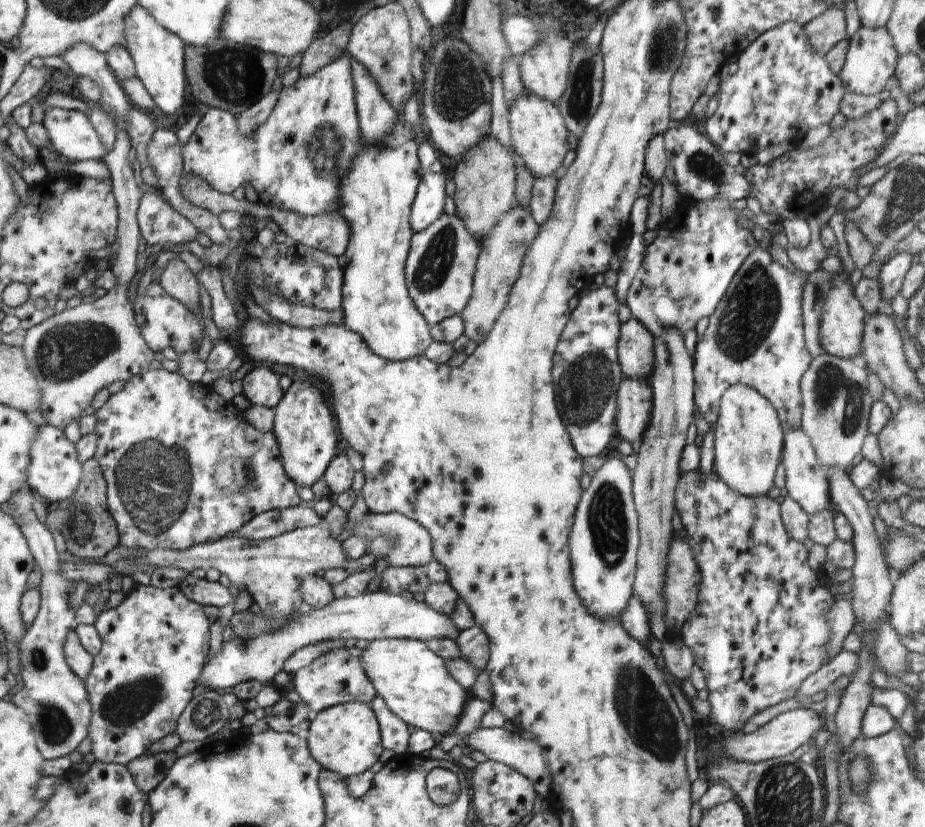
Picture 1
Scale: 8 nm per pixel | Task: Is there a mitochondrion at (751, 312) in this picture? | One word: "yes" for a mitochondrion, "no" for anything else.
yes

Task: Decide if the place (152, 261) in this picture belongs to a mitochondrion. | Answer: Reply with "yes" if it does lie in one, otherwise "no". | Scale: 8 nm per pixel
no

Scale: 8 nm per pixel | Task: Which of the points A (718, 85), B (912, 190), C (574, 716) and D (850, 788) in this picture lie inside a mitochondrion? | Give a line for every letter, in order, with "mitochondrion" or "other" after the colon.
A: other
B: mitochondrion
C: other
D: other

